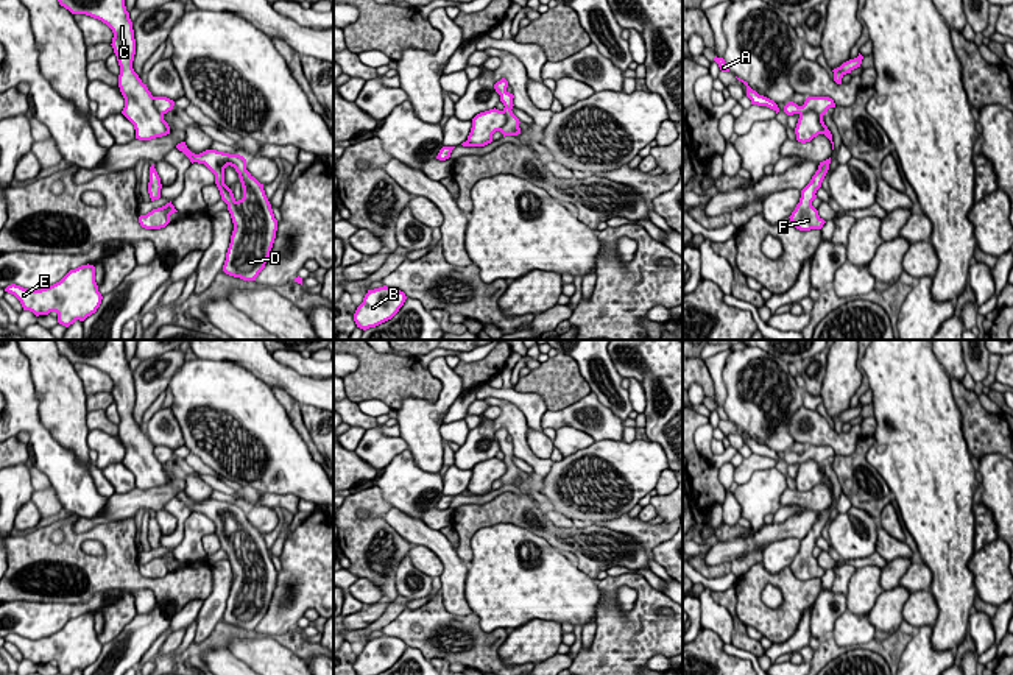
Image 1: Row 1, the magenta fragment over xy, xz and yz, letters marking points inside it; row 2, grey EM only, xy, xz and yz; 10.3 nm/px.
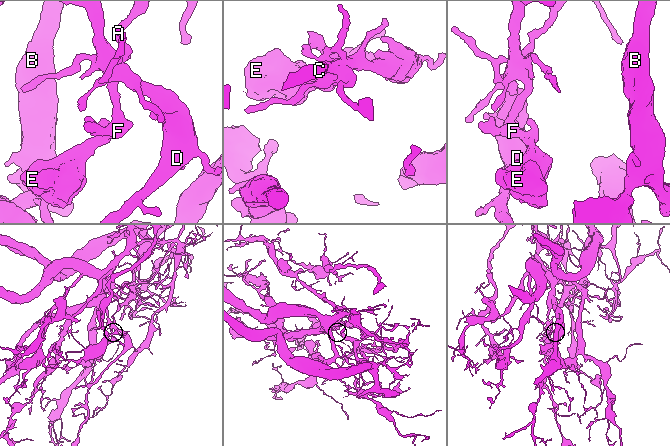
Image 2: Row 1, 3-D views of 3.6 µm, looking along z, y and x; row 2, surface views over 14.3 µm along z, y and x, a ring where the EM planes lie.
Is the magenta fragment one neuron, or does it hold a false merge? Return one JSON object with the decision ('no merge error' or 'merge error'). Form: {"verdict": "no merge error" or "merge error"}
{"verdict": "merge error"}

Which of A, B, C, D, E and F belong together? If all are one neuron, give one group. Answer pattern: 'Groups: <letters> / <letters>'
Groups: A / B C D E F

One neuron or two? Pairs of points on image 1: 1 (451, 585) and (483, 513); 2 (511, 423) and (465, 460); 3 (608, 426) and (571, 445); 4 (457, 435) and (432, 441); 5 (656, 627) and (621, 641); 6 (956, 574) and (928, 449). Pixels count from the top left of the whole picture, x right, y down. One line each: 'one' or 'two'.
1: two
2: two
3: two
4: two
5: one
6: one

